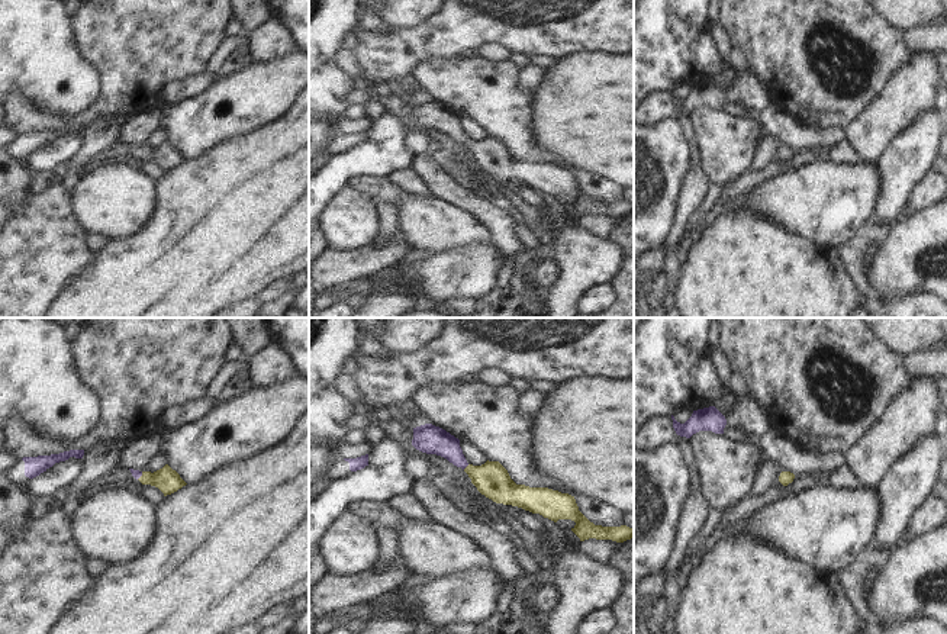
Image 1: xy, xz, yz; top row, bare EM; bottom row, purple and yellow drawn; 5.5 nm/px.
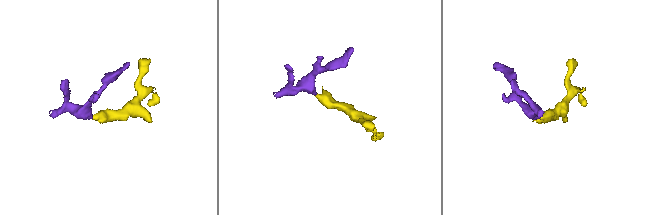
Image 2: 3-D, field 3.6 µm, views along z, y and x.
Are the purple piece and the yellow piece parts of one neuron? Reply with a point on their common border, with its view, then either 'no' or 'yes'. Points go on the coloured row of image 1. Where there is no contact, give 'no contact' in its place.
xz (466, 466) | yes

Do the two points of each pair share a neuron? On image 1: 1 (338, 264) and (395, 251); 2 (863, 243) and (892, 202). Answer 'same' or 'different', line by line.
1: same
2: different

